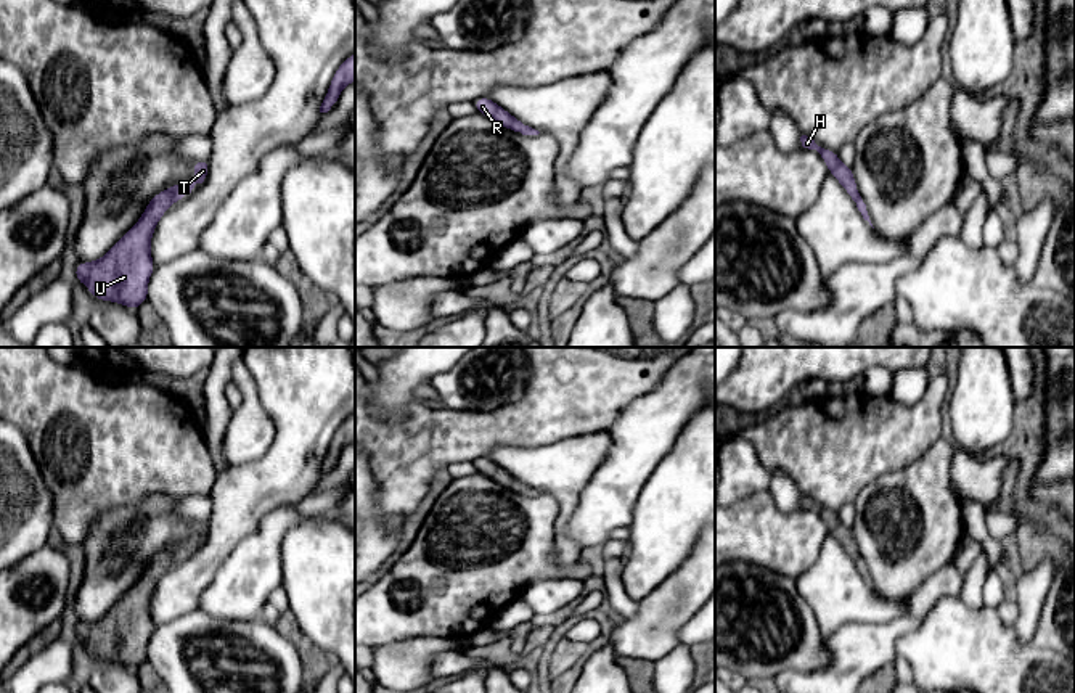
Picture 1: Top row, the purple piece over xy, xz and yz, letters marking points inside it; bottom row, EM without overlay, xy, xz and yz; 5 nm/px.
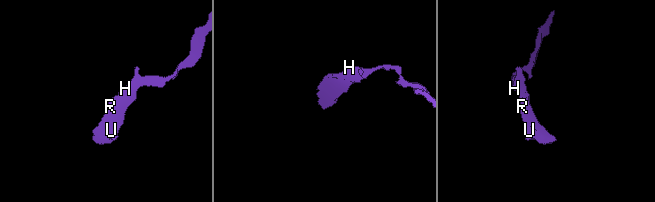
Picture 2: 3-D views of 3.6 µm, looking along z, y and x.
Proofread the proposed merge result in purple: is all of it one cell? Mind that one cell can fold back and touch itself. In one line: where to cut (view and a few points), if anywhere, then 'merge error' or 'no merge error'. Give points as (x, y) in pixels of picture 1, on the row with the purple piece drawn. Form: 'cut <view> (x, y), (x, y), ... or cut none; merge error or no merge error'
cut none; no merge error

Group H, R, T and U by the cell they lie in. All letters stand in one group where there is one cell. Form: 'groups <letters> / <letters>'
groups H R T U

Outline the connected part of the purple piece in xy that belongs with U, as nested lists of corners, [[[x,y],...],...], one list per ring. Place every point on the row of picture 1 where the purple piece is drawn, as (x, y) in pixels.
[[[207,164],[194,166],[193,183],[174,183],[157,193],[145,207],[138,222],[100,259],[79,262],[74,277],[98,301],[112,301],[138,309],[148,299],[148,280],[156,269],[149,243],[162,214],[178,199],[191,193],[207,175]]]

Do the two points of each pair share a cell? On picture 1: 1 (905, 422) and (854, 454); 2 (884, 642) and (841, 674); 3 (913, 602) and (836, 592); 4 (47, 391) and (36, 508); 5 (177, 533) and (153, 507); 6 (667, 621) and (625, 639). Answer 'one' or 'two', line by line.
1: one
2: one
3: one
4: two
5: one
6: one

